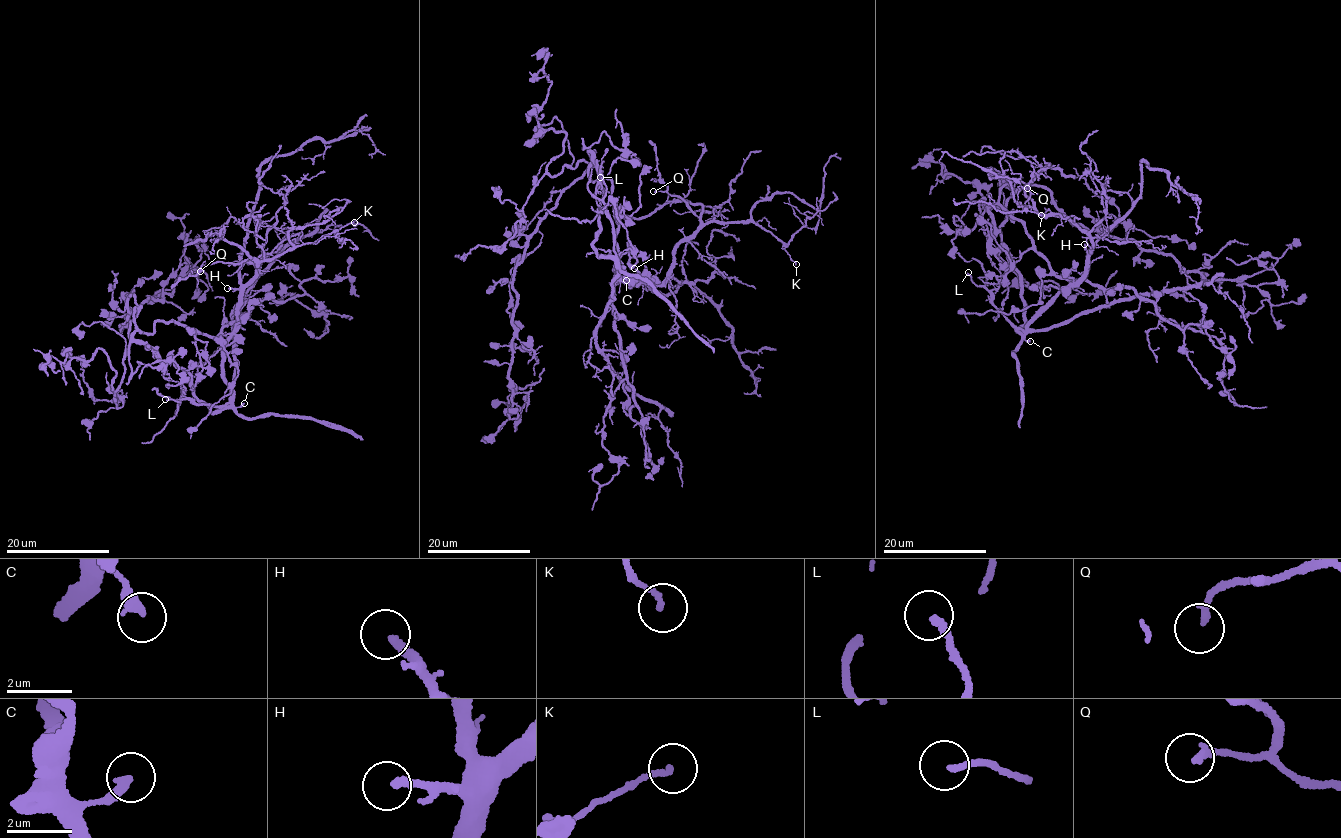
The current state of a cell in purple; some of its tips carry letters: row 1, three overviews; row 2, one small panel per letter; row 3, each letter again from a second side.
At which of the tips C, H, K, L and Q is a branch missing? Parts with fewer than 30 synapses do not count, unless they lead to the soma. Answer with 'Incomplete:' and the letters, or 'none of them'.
Incomplete: H, L

